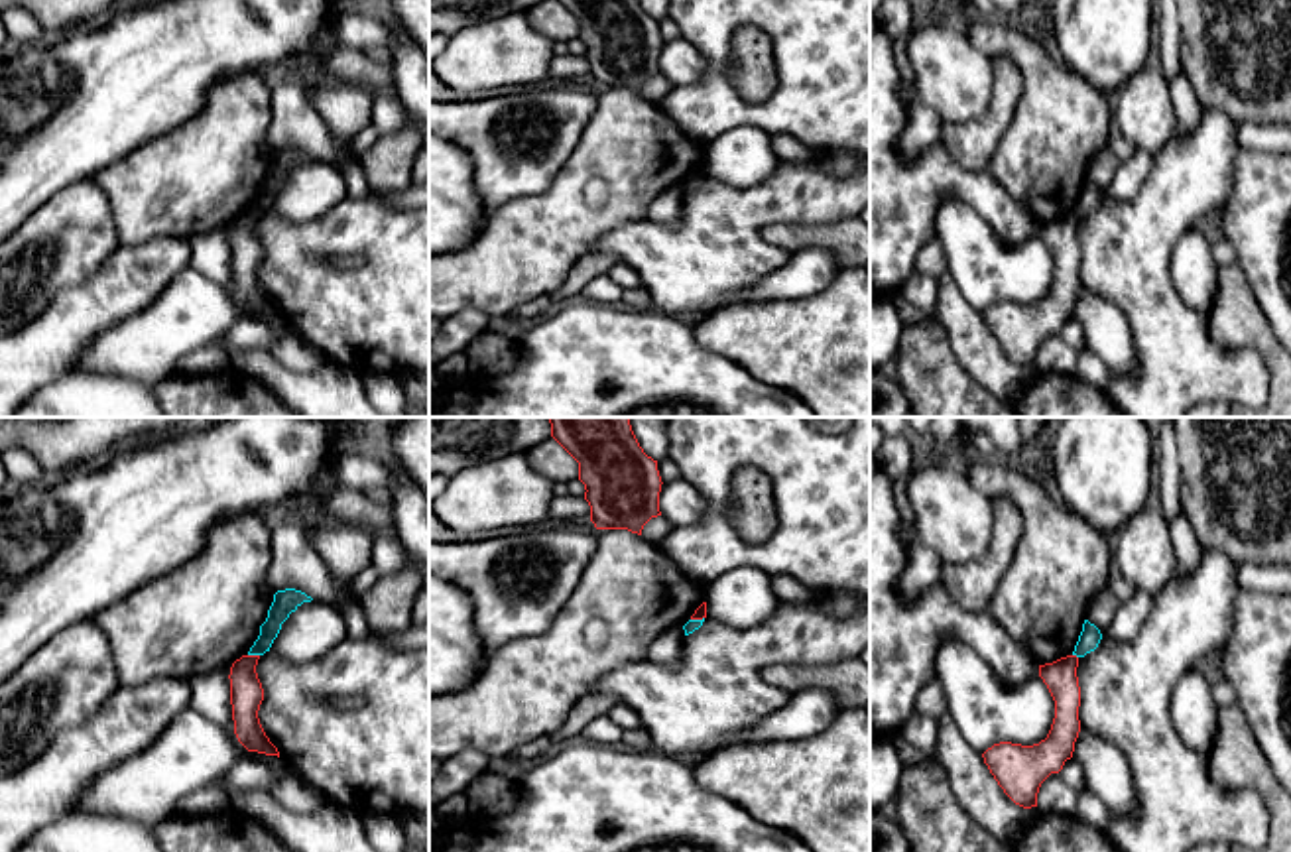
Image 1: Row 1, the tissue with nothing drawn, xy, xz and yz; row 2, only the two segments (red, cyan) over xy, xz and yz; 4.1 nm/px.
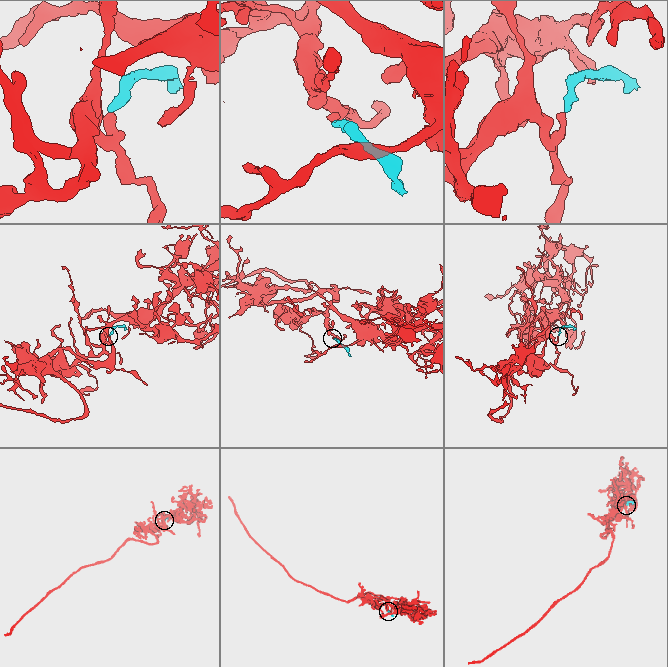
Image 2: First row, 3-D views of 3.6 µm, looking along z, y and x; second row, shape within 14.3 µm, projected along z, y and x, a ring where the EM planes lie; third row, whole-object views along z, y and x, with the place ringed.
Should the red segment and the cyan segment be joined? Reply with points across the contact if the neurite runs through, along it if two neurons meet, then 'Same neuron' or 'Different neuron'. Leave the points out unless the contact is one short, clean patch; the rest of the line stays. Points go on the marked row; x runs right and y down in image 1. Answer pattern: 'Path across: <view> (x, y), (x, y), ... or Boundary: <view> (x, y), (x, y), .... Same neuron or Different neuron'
Boundary: xy (248, 654), (258, 656). Different neuron

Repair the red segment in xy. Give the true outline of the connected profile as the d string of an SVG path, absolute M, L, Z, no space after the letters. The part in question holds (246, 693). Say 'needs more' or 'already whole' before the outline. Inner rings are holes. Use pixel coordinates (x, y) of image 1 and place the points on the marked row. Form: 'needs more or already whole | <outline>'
already whole | M242 655L230 667L230 704L234 734L248 752L277 756L277 748L266 736L258 710L264 700L264 689L256 673L260 655Z

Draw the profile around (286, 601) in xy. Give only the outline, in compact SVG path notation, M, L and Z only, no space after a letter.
M295 588L277 590L268 610L268 618L260 626L260 636L250 647L248 655L264 655L266 651L270 651L274 639L281 630L281 624L289 618L289 614L295 612L303 602L311 600L311 596Z

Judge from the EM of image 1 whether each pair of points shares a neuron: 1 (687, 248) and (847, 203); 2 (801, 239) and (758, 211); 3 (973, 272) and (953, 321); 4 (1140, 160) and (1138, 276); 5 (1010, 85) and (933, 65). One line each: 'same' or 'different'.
1: same
2: different
3: different
4: different
5: different

